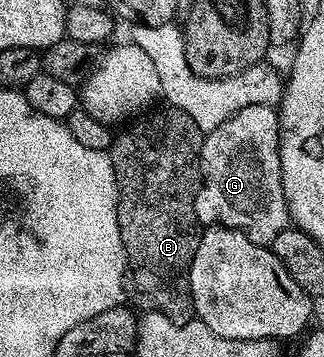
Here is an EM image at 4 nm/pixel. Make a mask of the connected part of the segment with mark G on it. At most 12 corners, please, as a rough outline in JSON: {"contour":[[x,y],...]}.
{"contour":[[279,113],[206,132],[200,224],[270,245],[289,226]]}

